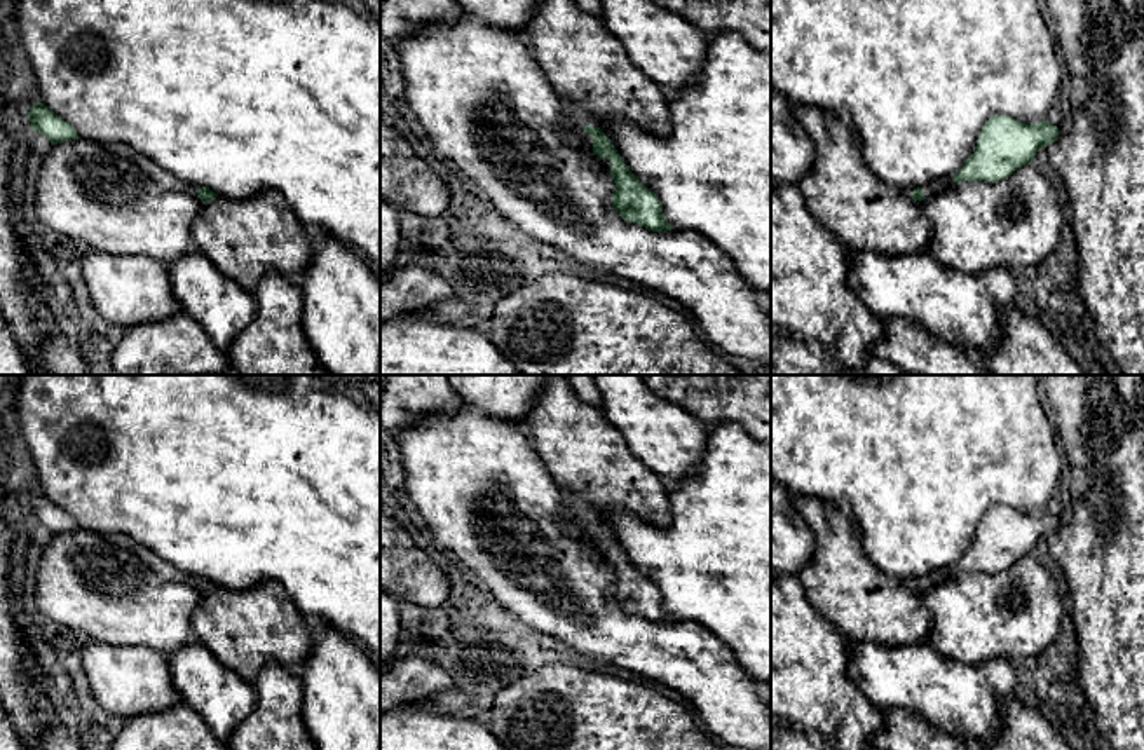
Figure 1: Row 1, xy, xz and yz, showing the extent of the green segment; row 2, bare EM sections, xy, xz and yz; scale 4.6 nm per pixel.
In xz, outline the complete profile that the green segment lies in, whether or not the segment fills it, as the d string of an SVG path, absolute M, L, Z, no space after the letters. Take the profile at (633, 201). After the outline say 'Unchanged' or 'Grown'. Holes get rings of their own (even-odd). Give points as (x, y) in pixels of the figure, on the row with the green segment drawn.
M560 98L560 101L563 124L570 124L577 131L582 140L582 148L593 152L612 174L616 183L612 209L616 209L623 220L652 232L673 230L664 218L663 204L657 195L630 171L588 110L567 98Z. Grown

